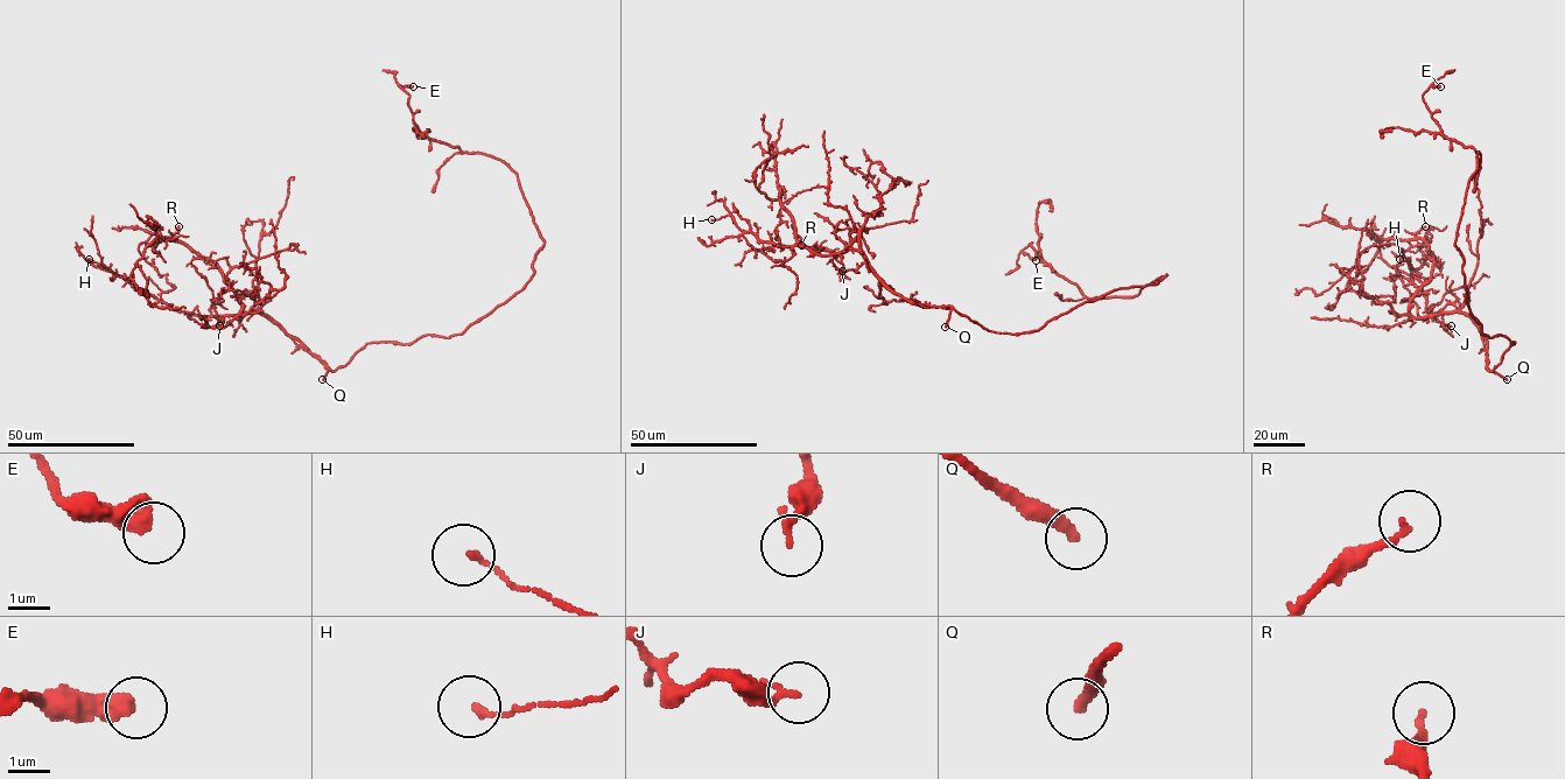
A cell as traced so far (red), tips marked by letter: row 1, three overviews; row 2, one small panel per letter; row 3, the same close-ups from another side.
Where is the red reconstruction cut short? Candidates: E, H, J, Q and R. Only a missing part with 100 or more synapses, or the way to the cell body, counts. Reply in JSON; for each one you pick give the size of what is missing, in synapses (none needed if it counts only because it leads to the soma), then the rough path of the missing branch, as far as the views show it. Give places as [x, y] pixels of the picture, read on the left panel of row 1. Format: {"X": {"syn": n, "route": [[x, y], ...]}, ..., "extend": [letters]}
{"Q": {"route": [[322, 379], [309, 397], [331, 392], [338, 400], [341, 398]]}, "extend": ["Q"]}

